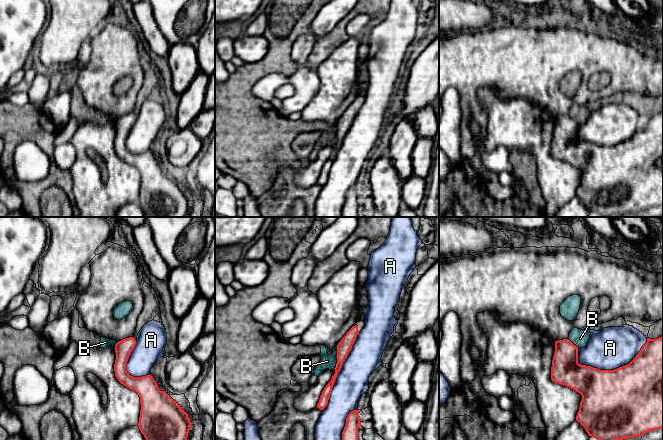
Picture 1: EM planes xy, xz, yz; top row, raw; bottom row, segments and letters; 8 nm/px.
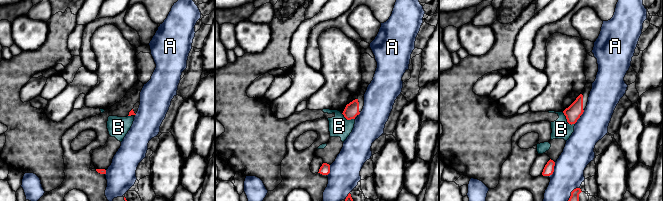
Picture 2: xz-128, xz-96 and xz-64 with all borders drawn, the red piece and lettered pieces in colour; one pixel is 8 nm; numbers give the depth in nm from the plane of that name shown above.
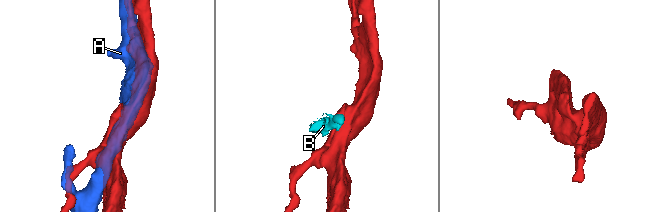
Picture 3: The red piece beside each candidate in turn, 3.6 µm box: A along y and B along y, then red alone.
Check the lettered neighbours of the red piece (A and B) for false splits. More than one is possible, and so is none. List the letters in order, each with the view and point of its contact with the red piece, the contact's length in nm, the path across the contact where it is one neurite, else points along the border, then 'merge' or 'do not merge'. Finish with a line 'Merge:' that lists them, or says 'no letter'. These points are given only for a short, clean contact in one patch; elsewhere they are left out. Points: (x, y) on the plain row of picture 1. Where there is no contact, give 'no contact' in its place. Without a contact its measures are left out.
A: meets red in yz at (615, 145); contact 600 nm long; do not merge
B: meets red in xz at (337, 134); contact 180 nm long; border along xz (336, 123), (336, 141), (333, 144); do not merge
Merge: no letter

